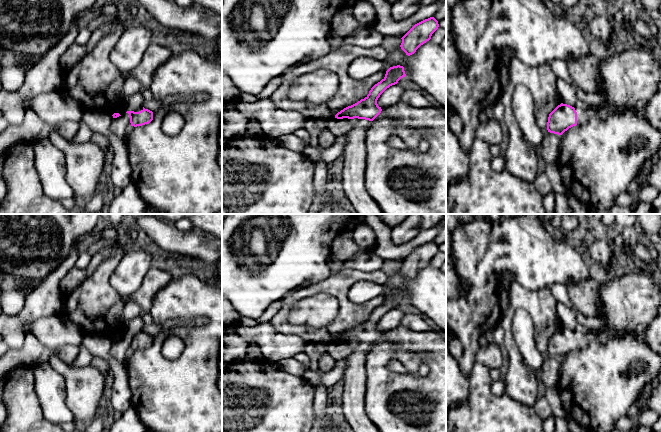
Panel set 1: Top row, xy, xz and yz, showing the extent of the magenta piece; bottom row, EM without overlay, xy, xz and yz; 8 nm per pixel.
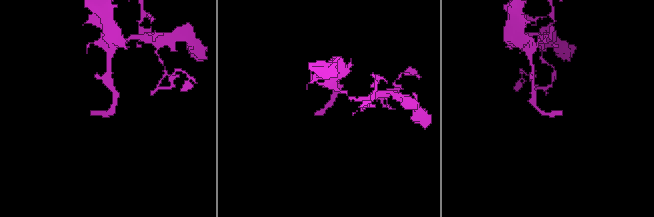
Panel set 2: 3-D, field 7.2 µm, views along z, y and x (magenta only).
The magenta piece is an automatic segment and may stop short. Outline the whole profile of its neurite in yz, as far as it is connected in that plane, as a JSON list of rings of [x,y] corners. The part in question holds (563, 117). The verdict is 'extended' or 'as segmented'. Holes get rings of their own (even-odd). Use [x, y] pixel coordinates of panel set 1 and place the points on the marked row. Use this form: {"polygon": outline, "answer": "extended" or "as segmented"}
{"polygon": [[[561,103],[548,117],[547,130],[550,133],[562,135],[569,128],[587,123],[591,118],[599,117],[606,120],[614,113],[621,113],[625,107],[616,107],[613,104],[604,106],[601,110],[584,107],[572,107]]], "answer": "extended"}

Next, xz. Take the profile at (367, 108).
{"polygon": [[[403,66],[390,67],[386,71],[385,77],[371,88],[364,99],[344,108],[335,115],[337,119],[358,119],[346,134],[347,141],[342,155],[343,188],[340,193],[352,204],[358,214],[384,214],[365,188],[366,132],[372,125],[372,121],[382,111],[377,104],[380,95],[405,76]]], "answer": "extended"}

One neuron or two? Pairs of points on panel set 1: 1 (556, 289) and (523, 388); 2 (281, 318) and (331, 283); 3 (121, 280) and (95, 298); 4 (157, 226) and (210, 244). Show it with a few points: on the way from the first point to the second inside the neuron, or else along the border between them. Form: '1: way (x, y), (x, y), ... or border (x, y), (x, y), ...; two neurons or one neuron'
1: border (547, 288), (557, 301); two neurons
2: way (287, 304), (297, 294), (317, 287); one neuron
3: border (118, 263), (110, 278), (110, 284), (125, 298); two neurons
4: way (170, 238), (179, 242), (197, 244); one neuron

